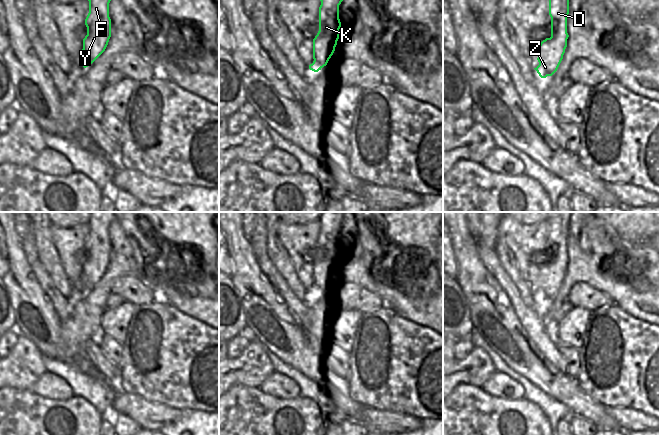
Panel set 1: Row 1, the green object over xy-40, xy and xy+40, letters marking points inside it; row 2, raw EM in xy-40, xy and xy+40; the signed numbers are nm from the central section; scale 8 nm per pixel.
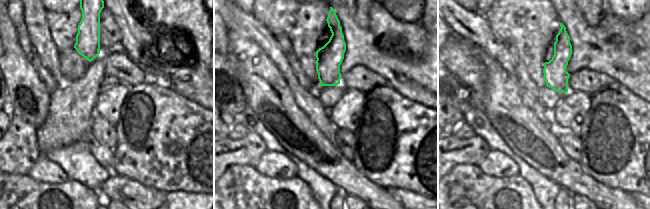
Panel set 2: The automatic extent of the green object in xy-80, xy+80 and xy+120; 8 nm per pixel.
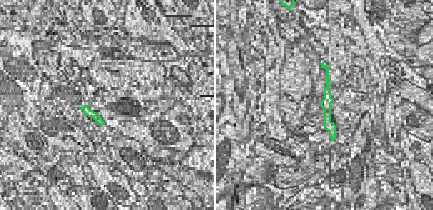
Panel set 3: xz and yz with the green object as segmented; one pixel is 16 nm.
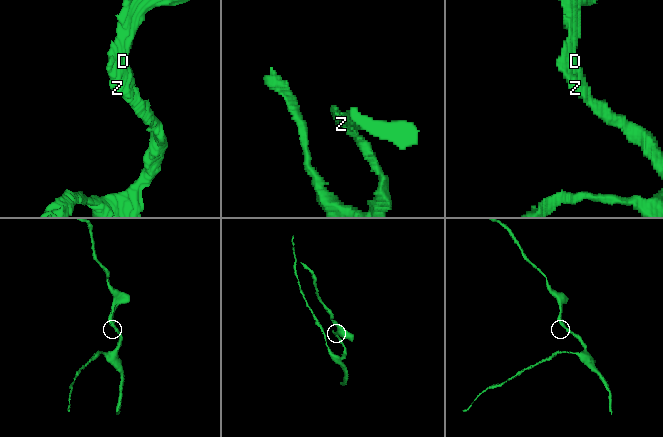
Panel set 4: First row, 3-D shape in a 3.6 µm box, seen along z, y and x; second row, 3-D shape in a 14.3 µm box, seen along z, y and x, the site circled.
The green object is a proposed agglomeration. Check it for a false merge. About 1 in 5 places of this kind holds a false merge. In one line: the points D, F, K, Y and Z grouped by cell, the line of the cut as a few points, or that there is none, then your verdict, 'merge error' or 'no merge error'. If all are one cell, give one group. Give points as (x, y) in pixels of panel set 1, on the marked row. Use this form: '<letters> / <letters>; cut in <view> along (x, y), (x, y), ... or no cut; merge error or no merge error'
D F K Y Z; no cut; no merge error

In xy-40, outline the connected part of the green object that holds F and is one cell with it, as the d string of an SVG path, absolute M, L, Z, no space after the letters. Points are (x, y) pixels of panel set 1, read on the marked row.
M88 0L89 13L85 19L87 35L83 39L81 61L83 67L91 65L106 49L111 37L109 3L111 0Z

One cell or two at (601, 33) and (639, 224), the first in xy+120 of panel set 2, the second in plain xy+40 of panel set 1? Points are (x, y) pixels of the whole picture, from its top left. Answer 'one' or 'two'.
two

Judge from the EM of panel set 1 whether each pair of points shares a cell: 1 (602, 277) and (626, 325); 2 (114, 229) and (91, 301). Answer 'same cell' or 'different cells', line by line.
1: different cells
2: same cell

